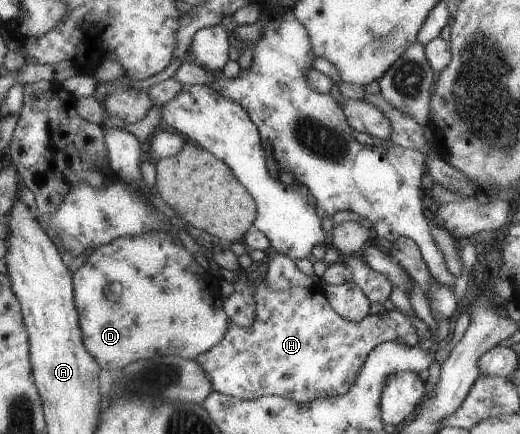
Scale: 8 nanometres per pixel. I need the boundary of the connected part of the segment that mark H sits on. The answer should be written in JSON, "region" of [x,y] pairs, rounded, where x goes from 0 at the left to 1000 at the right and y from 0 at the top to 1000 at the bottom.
{"region":[[[508,643],[485,680],[487,700],[492,703],[487,751],[481,758],[465,758],[438,740],[435,772],[425,786],[375,827],[402,878],[408,903],[463,922],[487,922],[513,910],[546,912],[575,931],[587,931],[604,917],[658,910],[681,882],[706,818],[725,795],[762,783],[779,797],[798,797],[806,786],[800,758],[779,726],[760,710],[744,714],[735,728],[708,724],[690,742],[660,737],[629,698],[613,647],[594,659],[567,657],[527,668]]]}

